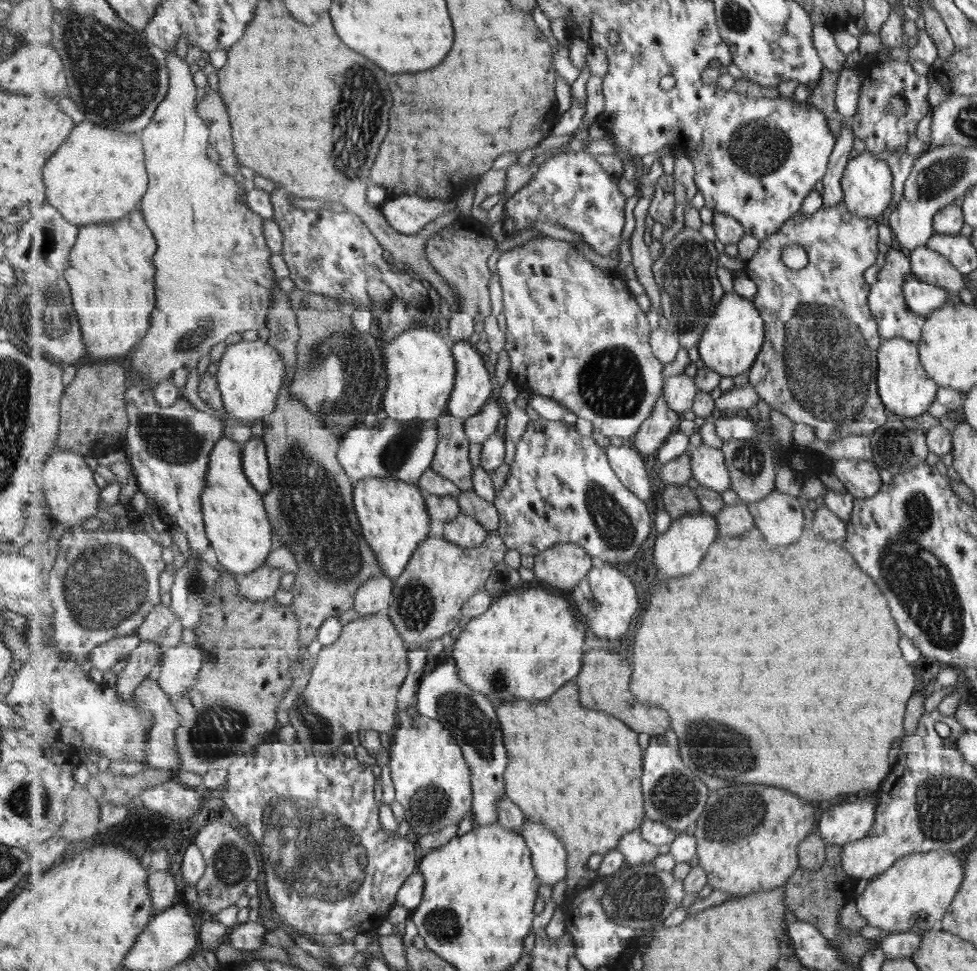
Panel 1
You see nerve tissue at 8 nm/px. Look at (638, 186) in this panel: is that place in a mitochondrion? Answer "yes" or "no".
no

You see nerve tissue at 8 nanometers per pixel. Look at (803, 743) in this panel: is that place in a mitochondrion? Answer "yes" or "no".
no

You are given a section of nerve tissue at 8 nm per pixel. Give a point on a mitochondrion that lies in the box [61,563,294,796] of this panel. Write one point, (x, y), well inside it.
(224, 723)

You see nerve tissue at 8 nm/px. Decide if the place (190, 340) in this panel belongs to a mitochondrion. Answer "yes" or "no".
yes

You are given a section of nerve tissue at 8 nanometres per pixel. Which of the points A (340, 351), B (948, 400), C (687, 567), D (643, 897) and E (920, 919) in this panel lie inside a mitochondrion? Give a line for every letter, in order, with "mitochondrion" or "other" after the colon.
A: mitochondrion
B: other
C: other
D: mitochondrion
E: other

